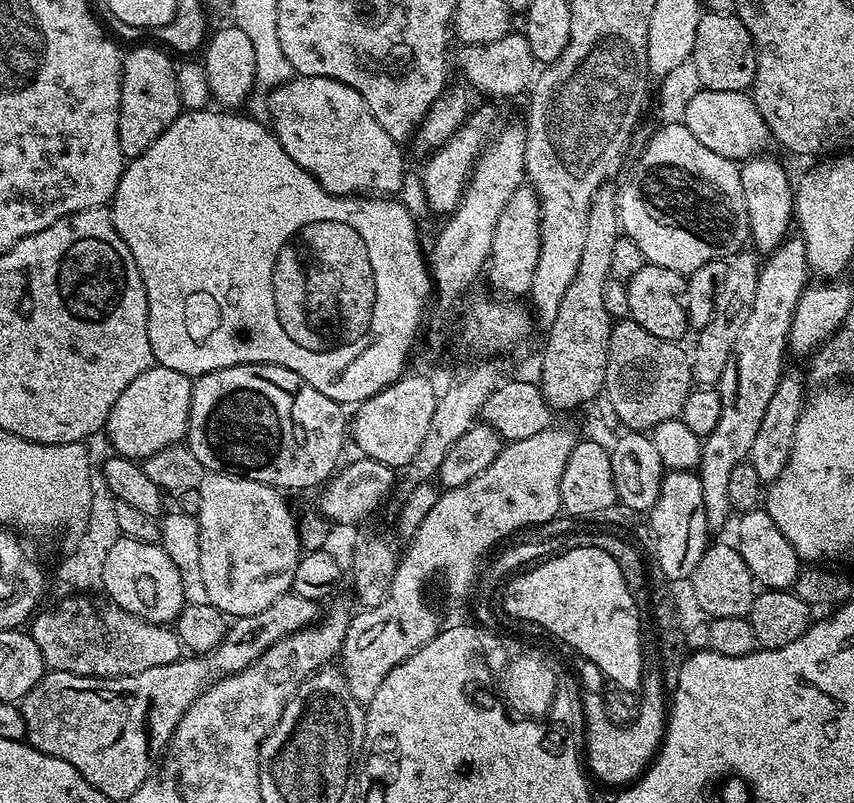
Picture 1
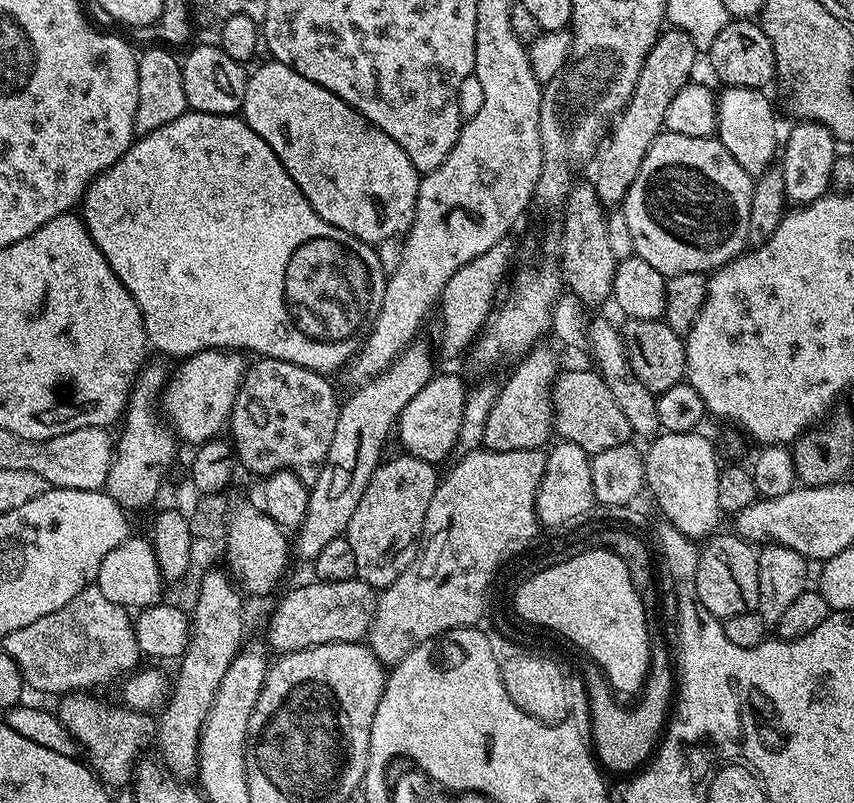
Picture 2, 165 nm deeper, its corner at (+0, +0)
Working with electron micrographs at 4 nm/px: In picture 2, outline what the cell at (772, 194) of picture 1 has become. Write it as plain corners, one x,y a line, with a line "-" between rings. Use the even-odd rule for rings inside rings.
725,87
718,96
716,105
716,132
722,146
734,154
738,166
746,170
753,178
760,177
765,171
773,167
778,156
778,142
776,146
776,112
772,109
770,101
764,97
765,93
758,88
730,88

